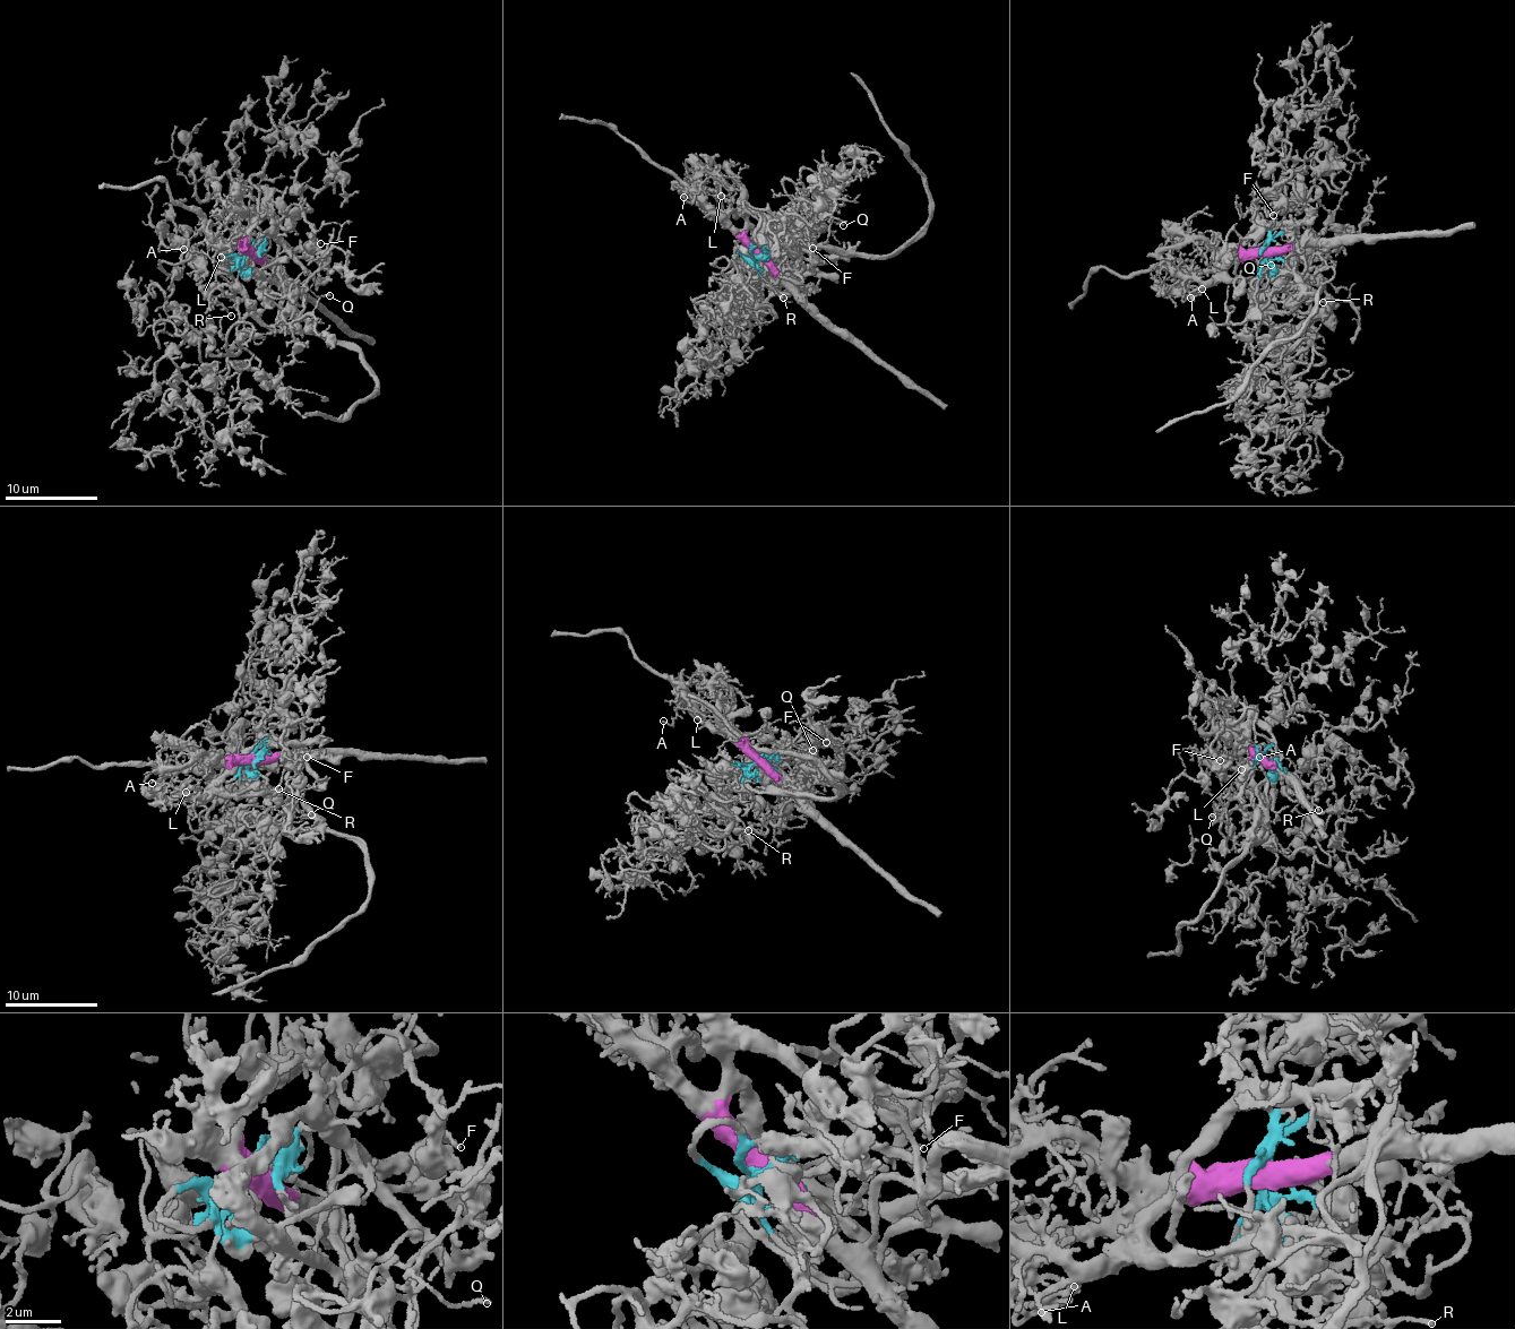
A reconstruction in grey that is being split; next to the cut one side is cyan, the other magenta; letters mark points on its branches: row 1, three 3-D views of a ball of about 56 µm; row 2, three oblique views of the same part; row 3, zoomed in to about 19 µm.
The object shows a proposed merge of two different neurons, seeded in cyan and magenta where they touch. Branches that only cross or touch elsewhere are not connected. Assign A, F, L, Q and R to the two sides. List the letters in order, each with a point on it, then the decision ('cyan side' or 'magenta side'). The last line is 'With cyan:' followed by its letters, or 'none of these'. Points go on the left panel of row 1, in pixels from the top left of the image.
A: at (183, 249); magenta side
F: at (320, 243); cyan side
L: at (221, 257); magenta side
Q: at (329, 295); cyan side
R: at (231, 316); cyan side
With cyan: F, Q, R

